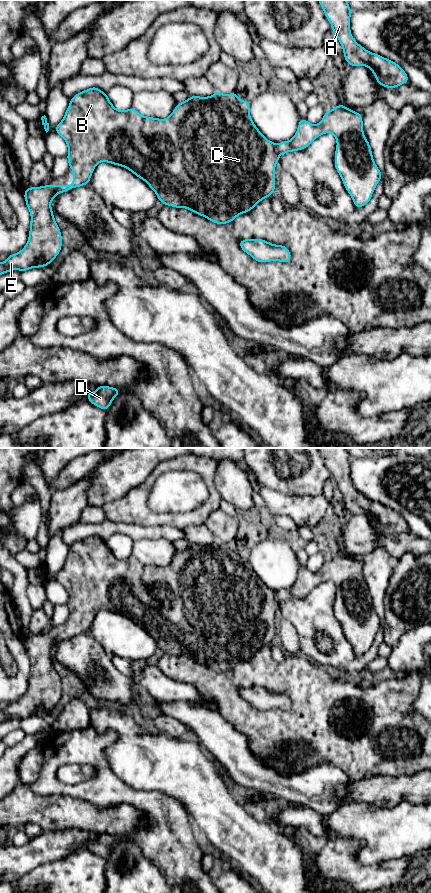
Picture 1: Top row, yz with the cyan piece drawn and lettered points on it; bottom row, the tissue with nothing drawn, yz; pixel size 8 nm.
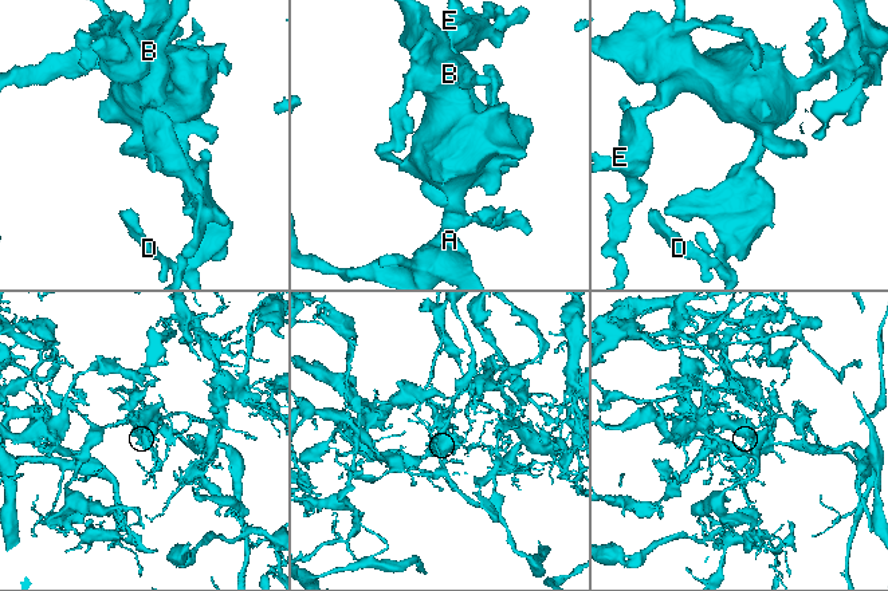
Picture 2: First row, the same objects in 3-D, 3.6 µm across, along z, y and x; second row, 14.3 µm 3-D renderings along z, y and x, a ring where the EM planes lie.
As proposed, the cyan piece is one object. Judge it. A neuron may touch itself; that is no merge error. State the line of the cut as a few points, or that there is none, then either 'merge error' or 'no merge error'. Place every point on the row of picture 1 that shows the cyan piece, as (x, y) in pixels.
no cut | no merge error

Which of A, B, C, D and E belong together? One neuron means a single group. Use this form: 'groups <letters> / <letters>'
groups A B C D E

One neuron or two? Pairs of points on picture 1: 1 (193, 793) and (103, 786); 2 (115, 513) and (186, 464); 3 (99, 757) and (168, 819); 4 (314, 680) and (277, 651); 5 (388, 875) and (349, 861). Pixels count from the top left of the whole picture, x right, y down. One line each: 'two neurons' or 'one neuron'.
1: two neurons
2: one neuron
3: one neuron
4: two neurons
5: one neuron

